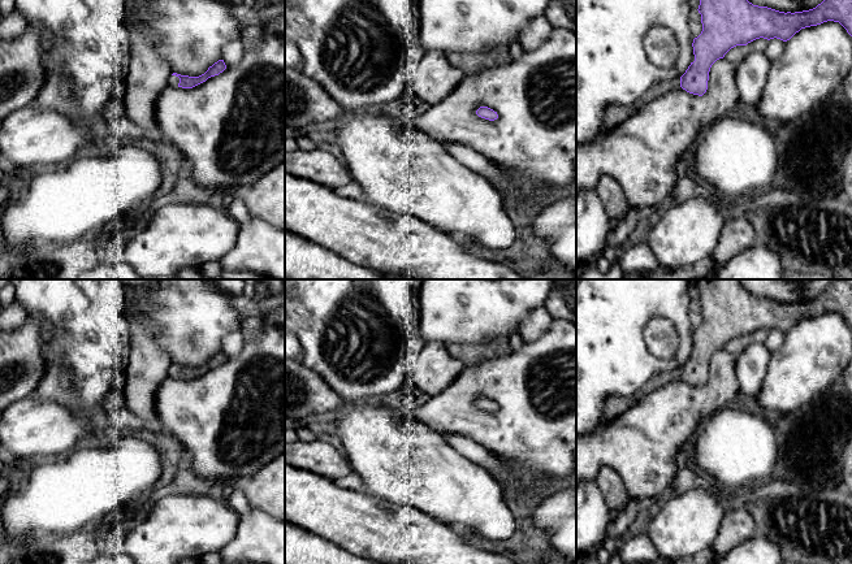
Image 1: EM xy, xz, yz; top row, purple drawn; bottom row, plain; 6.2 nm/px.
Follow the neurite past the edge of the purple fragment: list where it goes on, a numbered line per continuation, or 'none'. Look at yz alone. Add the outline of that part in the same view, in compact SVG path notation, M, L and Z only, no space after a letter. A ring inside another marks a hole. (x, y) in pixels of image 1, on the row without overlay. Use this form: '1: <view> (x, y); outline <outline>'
1: yz (615, 406); outline M680 369L665 370L650 377L633 396L610 396L604 407L602 421L609 422L626 412L636 398L645 398L667 382L680 378Z

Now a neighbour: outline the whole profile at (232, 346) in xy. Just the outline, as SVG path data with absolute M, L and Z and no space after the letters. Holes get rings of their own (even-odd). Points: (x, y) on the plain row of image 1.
M232 333L222 340L222 351L226 359L237 357L243 347L245 338L242 333Z

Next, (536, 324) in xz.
M544 305L535 308L520 326L523 342L536 342L550 327L553 321L552 314Z

